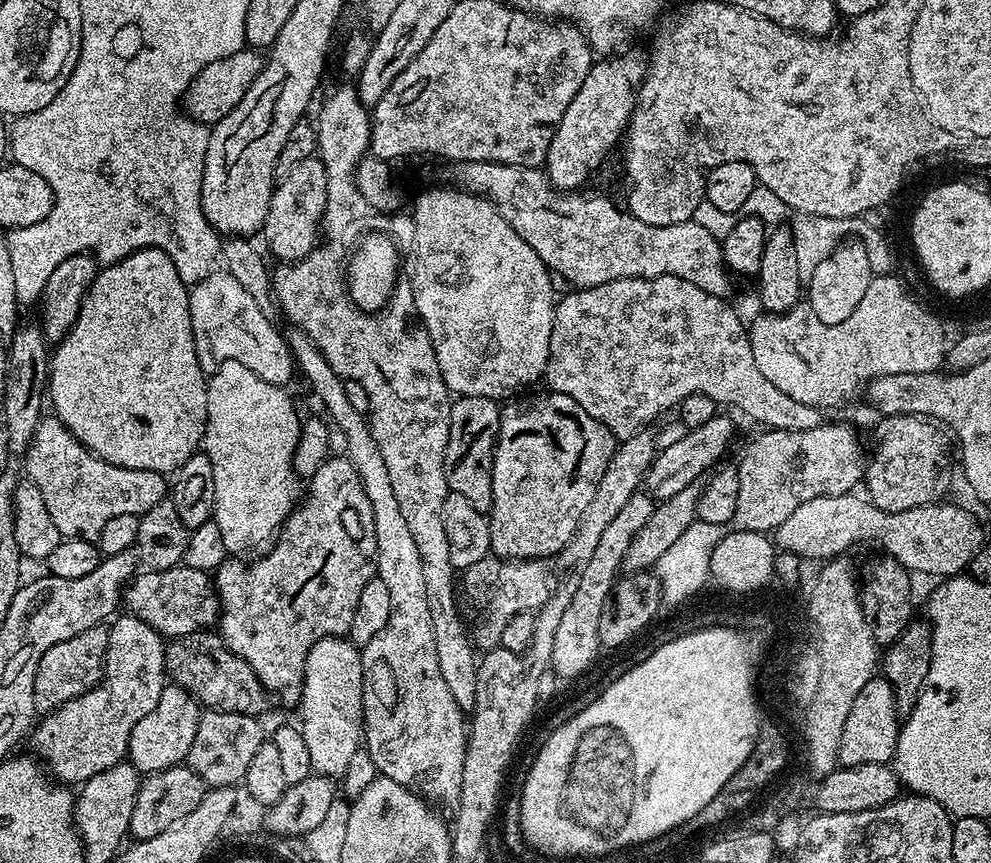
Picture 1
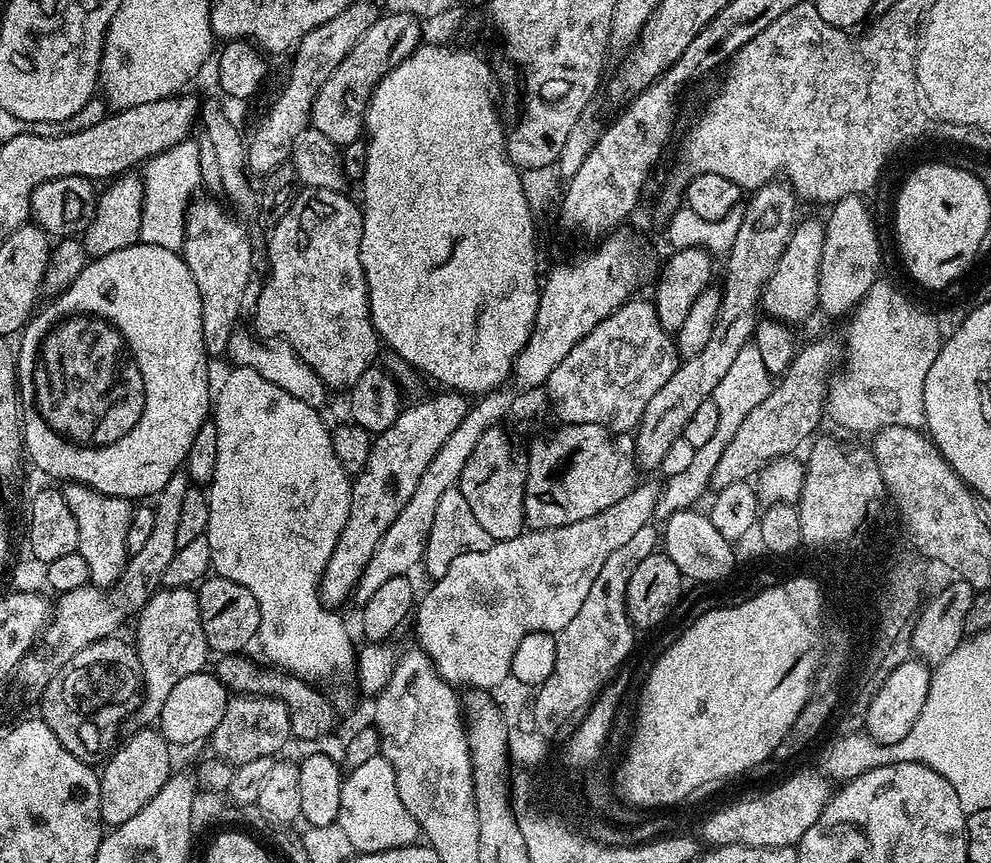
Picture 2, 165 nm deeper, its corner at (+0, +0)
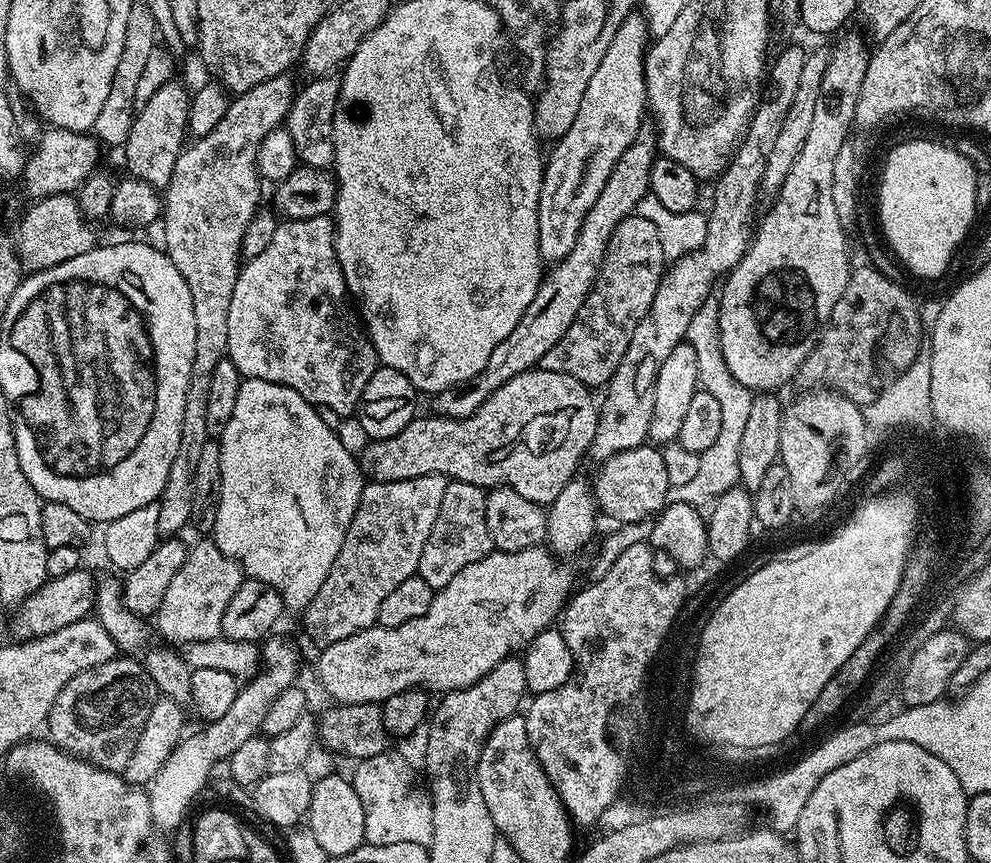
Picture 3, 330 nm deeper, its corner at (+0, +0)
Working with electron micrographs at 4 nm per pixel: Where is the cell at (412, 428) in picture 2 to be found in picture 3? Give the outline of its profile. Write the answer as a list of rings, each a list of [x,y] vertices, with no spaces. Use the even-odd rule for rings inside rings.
[[[642,130],[636,135],[636,140],[622,154],[622,158],[614,166],[606,186],[602,186],[602,194],[598,194],[598,202],[590,206],[590,214],[582,222],[582,230],[578,234],[578,242],[574,242],[574,250],[566,254],[566,258],[555,261],[552,268],[543,273],[540,281],[538,294],[534,294],[534,302],[526,306],[526,314],[498,342],[494,354],[490,354],[490,359],[486,361],[486,366],[474,378],[466,378],[466,382],[458,382],[458,386],[450,386],[446,390],[435,393],[435,411],[442,416],[452,416],[460,420],[464,416],[474,414],[486,398],[498,390],[498,386],[506,386],[510,378],[514,378],[523,372],[537,367],[540,360],[549,350],[554,350],[554,346],[570,330],[570,322],[582,310],[582,302],[590,294],[590,290],[596,281],[596,275],[600,273],[602,258],[606,246],[610,242],[610,234],[627,216],[633,215],[642,202],[642,198],[649,195],[650,170],[658,155],[658,140],[651,131]]]

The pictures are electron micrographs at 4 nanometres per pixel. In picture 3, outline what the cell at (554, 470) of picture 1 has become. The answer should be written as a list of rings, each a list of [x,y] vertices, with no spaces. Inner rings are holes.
[[[645,446],[622,450],[603,465],[600,477],[594,480],[599,511],[613,516],[613,521],[629,524],[655,517],[668,504],[669,483],[664,453],[659,447]]]

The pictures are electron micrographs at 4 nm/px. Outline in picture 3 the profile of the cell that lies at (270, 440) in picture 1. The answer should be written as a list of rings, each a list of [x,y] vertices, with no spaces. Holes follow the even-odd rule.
[[[262,378],[240,381],[238,403],[230,422],[219,433],[222,486],[218,502],[218,518],[210,536],[224,554],[239,561],[245,577],[269,584],[284,599],[289,613],[303,613],[318,594],[318,586],[326,582],[346,530],[358,510],[366,477],[360,471],[359,459],[342,446],[336,430],[326,426],[315,404],[306,402],[298,390]]]

